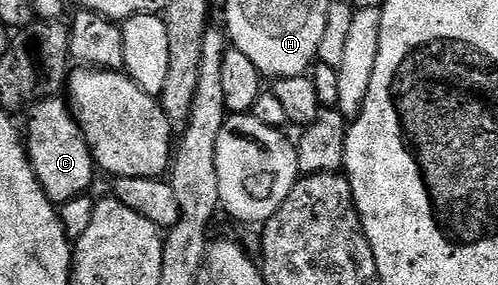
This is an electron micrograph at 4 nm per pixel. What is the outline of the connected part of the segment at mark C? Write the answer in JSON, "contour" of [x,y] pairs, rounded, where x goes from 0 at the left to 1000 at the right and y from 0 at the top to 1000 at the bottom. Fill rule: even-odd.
{"contour":[[[127,340],[86,344],[54,389],[52,537],[84,674],[106,716],[167,695],[185,653],[197,586],[169,488],[169,467],[147,411],[139,361]]]}

